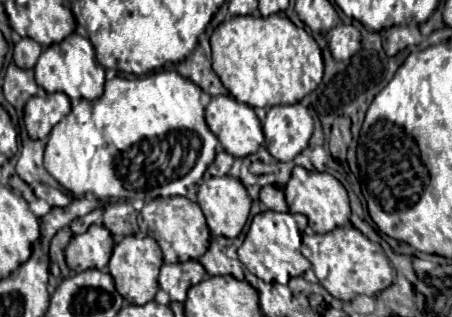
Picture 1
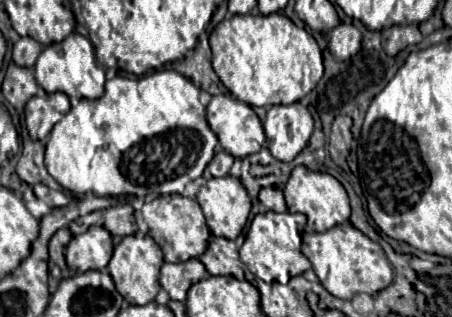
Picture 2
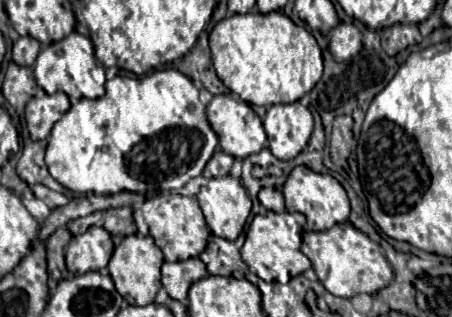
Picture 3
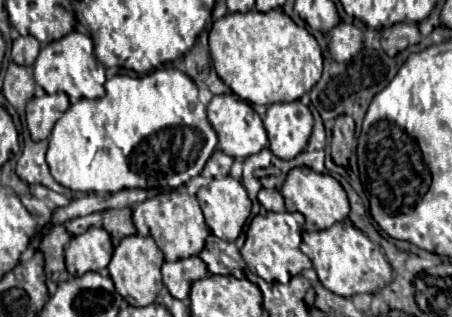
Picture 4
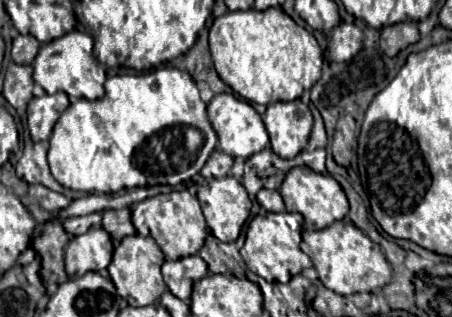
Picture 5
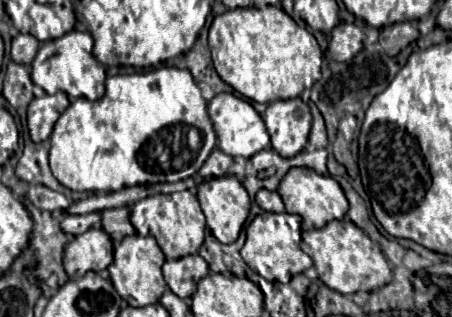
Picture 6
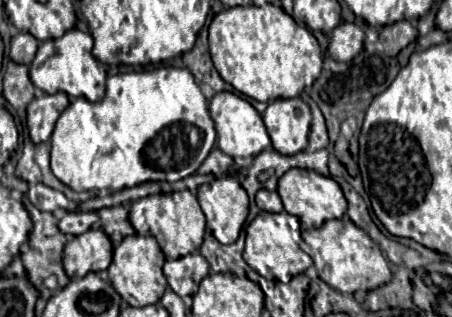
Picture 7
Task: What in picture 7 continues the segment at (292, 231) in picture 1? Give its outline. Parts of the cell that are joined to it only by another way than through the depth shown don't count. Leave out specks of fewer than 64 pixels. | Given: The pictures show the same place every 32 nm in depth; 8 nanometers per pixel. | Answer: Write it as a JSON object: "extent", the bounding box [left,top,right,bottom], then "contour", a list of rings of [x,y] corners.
{"extent":[246,212,312,282],"contour":[[[260,212],[246,228],[246,264],[268,280],[290,282],[292,276],[302,274],[312,266],[312,258],[300,250],[301,233],[300,221],[296,216],[287,212]]]}

